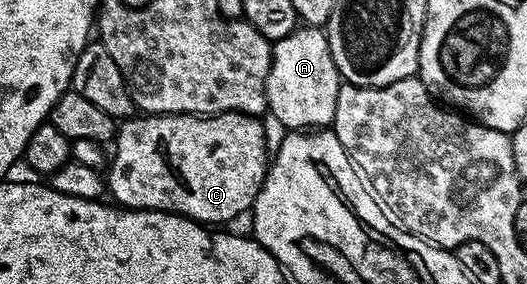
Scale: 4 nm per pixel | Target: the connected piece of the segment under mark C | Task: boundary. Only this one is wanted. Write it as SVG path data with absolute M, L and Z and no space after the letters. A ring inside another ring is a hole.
M222 112L221 114L217 114L216 116L169 116L166 114L139 114L134 118L128 118L122 123L118 125L117 135L113 141L113 147L115 147L115 157L111 160L111 173L108 171L105 176L105 184L109 189L109 196L111 192L110 199L114 201L116 205L122 206L124 208L146 208L148 210L154 210L157 212L174 212L177 216L185 216L189 220L197 220L200 224L204 226L223 226L226 220L231 220L234 216L239 216L243 211L254 209L255 199L257 198L257 194L261 190L261 186L263 185L263 179L267 177L267 170L269 167L269 148L267 152L267 132L263 129L264 121L260 119L258 116L247 116L244 112Z

